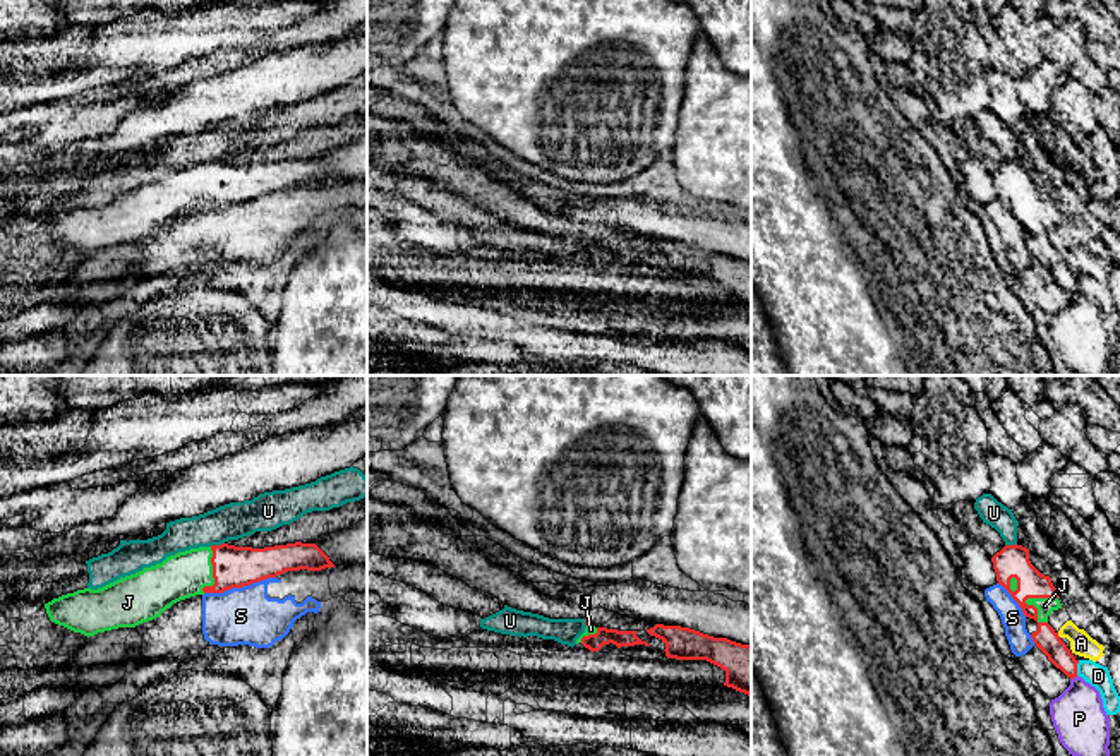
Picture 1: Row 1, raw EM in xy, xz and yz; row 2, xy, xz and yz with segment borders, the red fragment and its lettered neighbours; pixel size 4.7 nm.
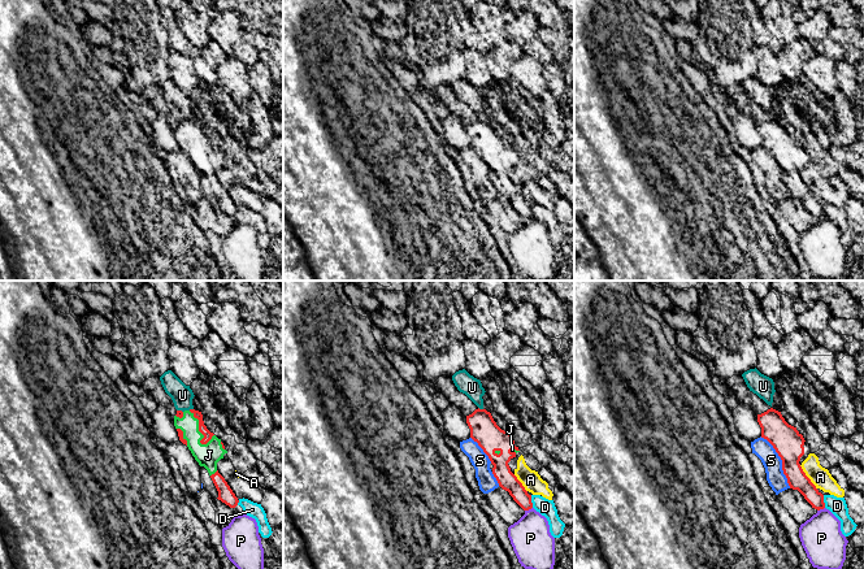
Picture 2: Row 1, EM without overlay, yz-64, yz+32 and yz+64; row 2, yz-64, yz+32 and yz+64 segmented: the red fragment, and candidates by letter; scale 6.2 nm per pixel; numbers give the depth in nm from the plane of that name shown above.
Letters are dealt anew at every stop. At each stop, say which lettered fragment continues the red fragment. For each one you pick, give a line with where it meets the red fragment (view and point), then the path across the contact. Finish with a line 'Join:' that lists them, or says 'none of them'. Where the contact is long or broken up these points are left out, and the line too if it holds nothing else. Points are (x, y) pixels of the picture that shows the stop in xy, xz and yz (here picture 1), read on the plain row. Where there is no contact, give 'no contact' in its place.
J: yz (1040, 213)
Join: J

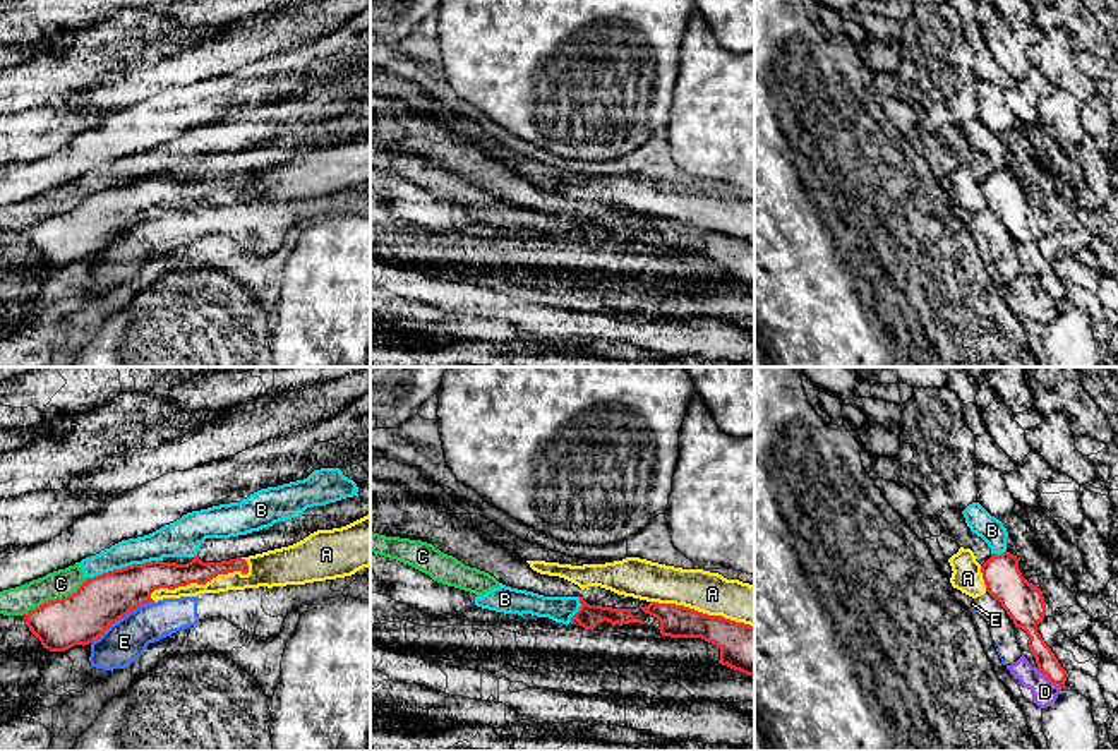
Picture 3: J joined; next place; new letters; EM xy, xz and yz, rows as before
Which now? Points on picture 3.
Join: none of them

